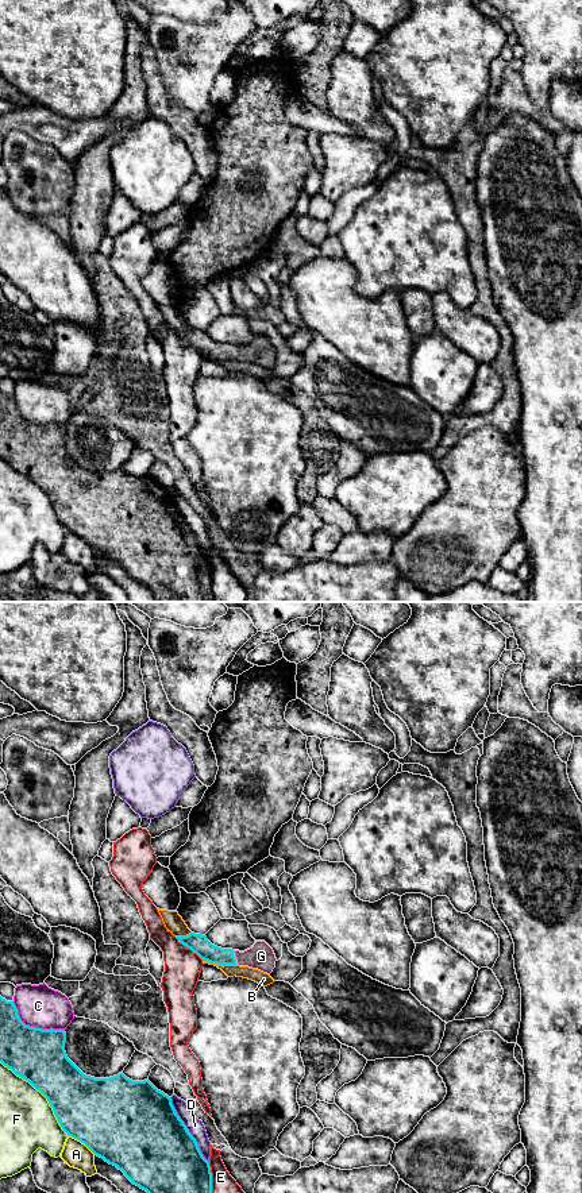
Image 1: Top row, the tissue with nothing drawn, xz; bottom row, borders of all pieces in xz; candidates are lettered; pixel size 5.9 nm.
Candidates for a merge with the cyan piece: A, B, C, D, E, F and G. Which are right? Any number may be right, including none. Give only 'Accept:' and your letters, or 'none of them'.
Accept: none of them

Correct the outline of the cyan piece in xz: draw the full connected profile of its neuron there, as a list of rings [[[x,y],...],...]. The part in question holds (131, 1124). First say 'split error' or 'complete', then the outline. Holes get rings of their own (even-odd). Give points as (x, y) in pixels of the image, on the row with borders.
complete | [[[0,996],[0,1062],[47,1099],[68,1136],[116,1166],[147,1193],[212,1193],[209,1162],[177,1115],[171,1099],[149,1080],[132,1081],[123,1073],[109,1078],[84,1074],[68,1058],[65,1042],[65,1030],[26,1026],[14,1001]]]

